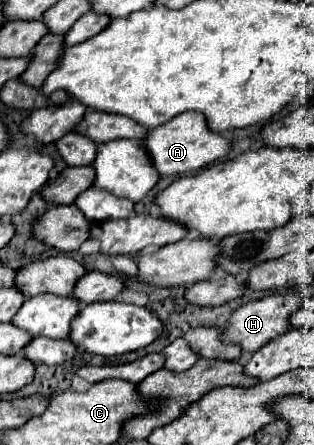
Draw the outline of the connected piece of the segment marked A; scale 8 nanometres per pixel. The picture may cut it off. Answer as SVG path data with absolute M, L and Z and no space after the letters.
M187 111L151 129L145 139L145 147L151 153L153 165L161 175L181 175L181 173L197 171L213 161L223 159L231 149L231 139L227 135L211 131L203 113Z

